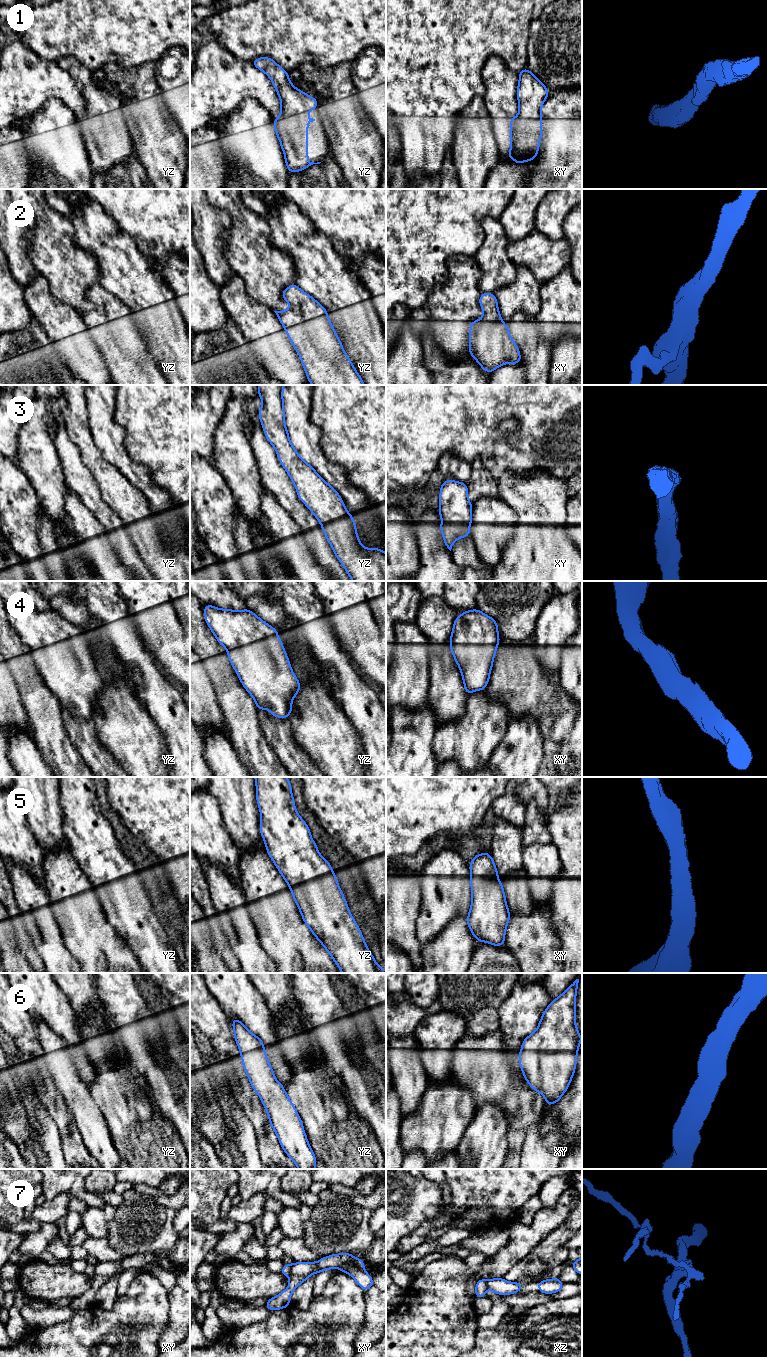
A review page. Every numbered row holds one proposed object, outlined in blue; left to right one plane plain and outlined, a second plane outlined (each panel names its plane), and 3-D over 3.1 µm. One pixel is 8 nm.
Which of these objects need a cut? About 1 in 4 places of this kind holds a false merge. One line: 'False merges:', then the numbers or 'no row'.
False merges: 7

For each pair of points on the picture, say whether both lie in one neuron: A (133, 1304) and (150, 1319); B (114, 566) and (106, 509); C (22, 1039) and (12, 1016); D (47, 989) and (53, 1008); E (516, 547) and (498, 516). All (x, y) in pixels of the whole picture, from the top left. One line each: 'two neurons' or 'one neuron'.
A: one neuron
B: two neurons
C: one neuron
D: one neuron
E: two neurons

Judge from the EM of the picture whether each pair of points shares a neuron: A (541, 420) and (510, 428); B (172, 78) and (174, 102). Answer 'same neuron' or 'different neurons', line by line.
A: different neurons
B: same neuron

